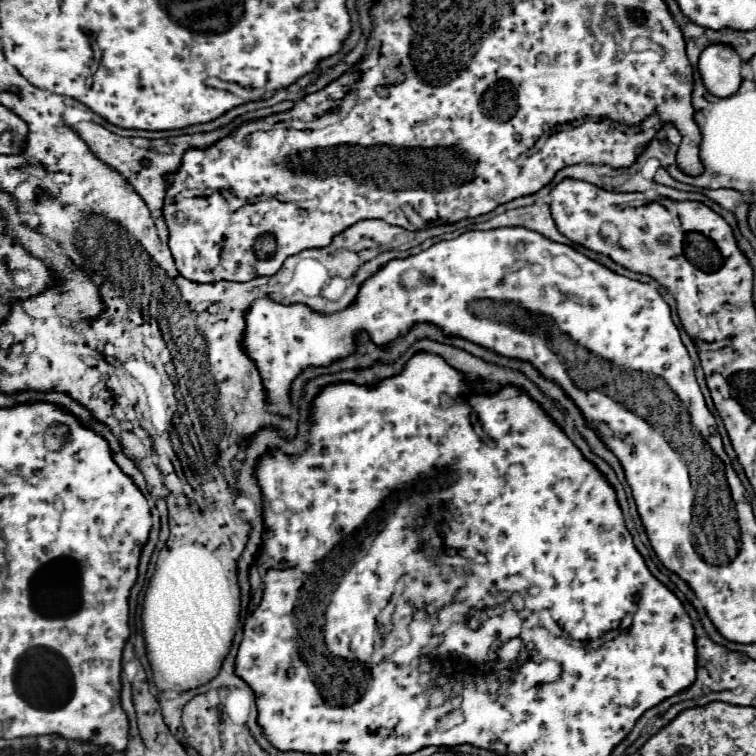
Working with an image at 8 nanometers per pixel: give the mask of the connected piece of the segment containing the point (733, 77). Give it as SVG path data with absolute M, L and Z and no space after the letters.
M712 44L700 54L698 70L702 82L714 96L726 98L738 92L742 84L742 60L732 46Z

